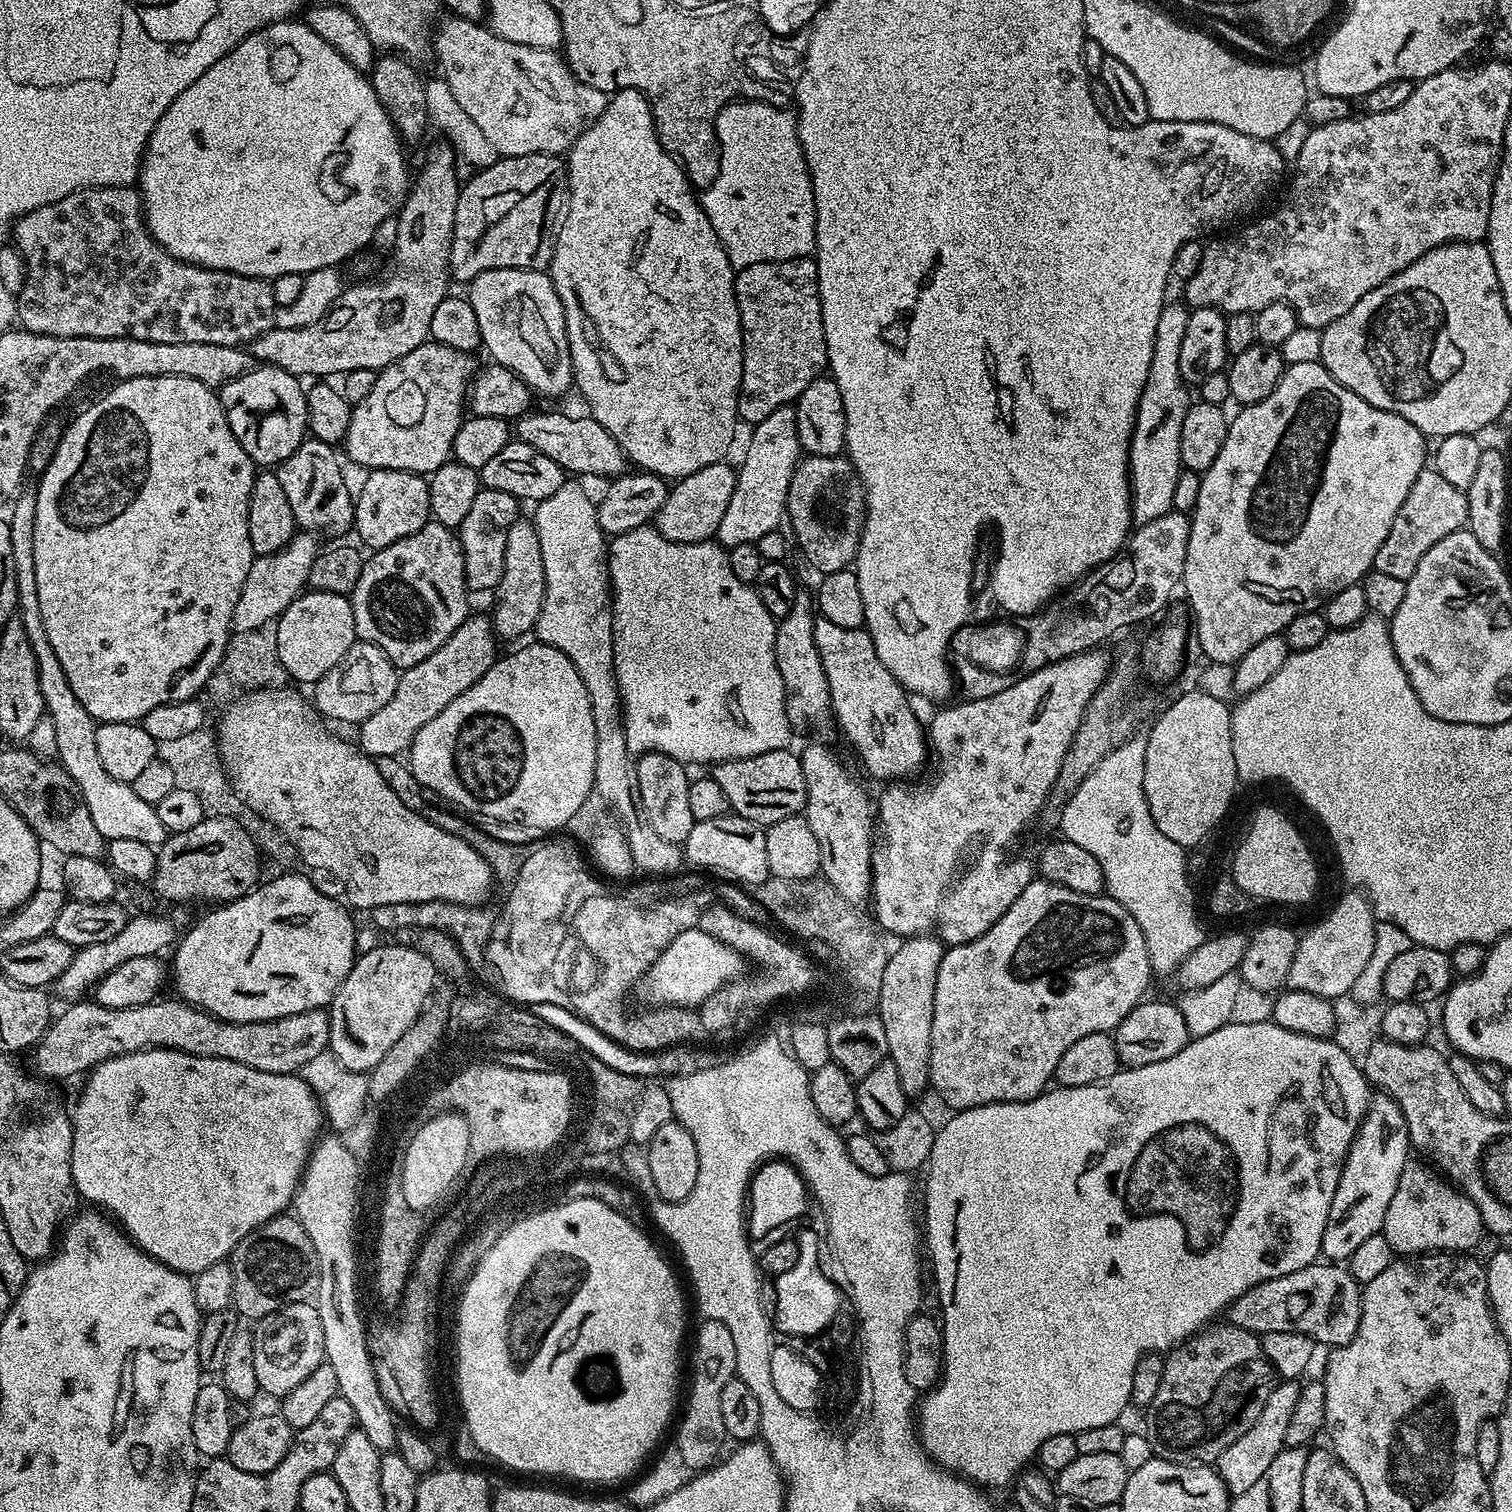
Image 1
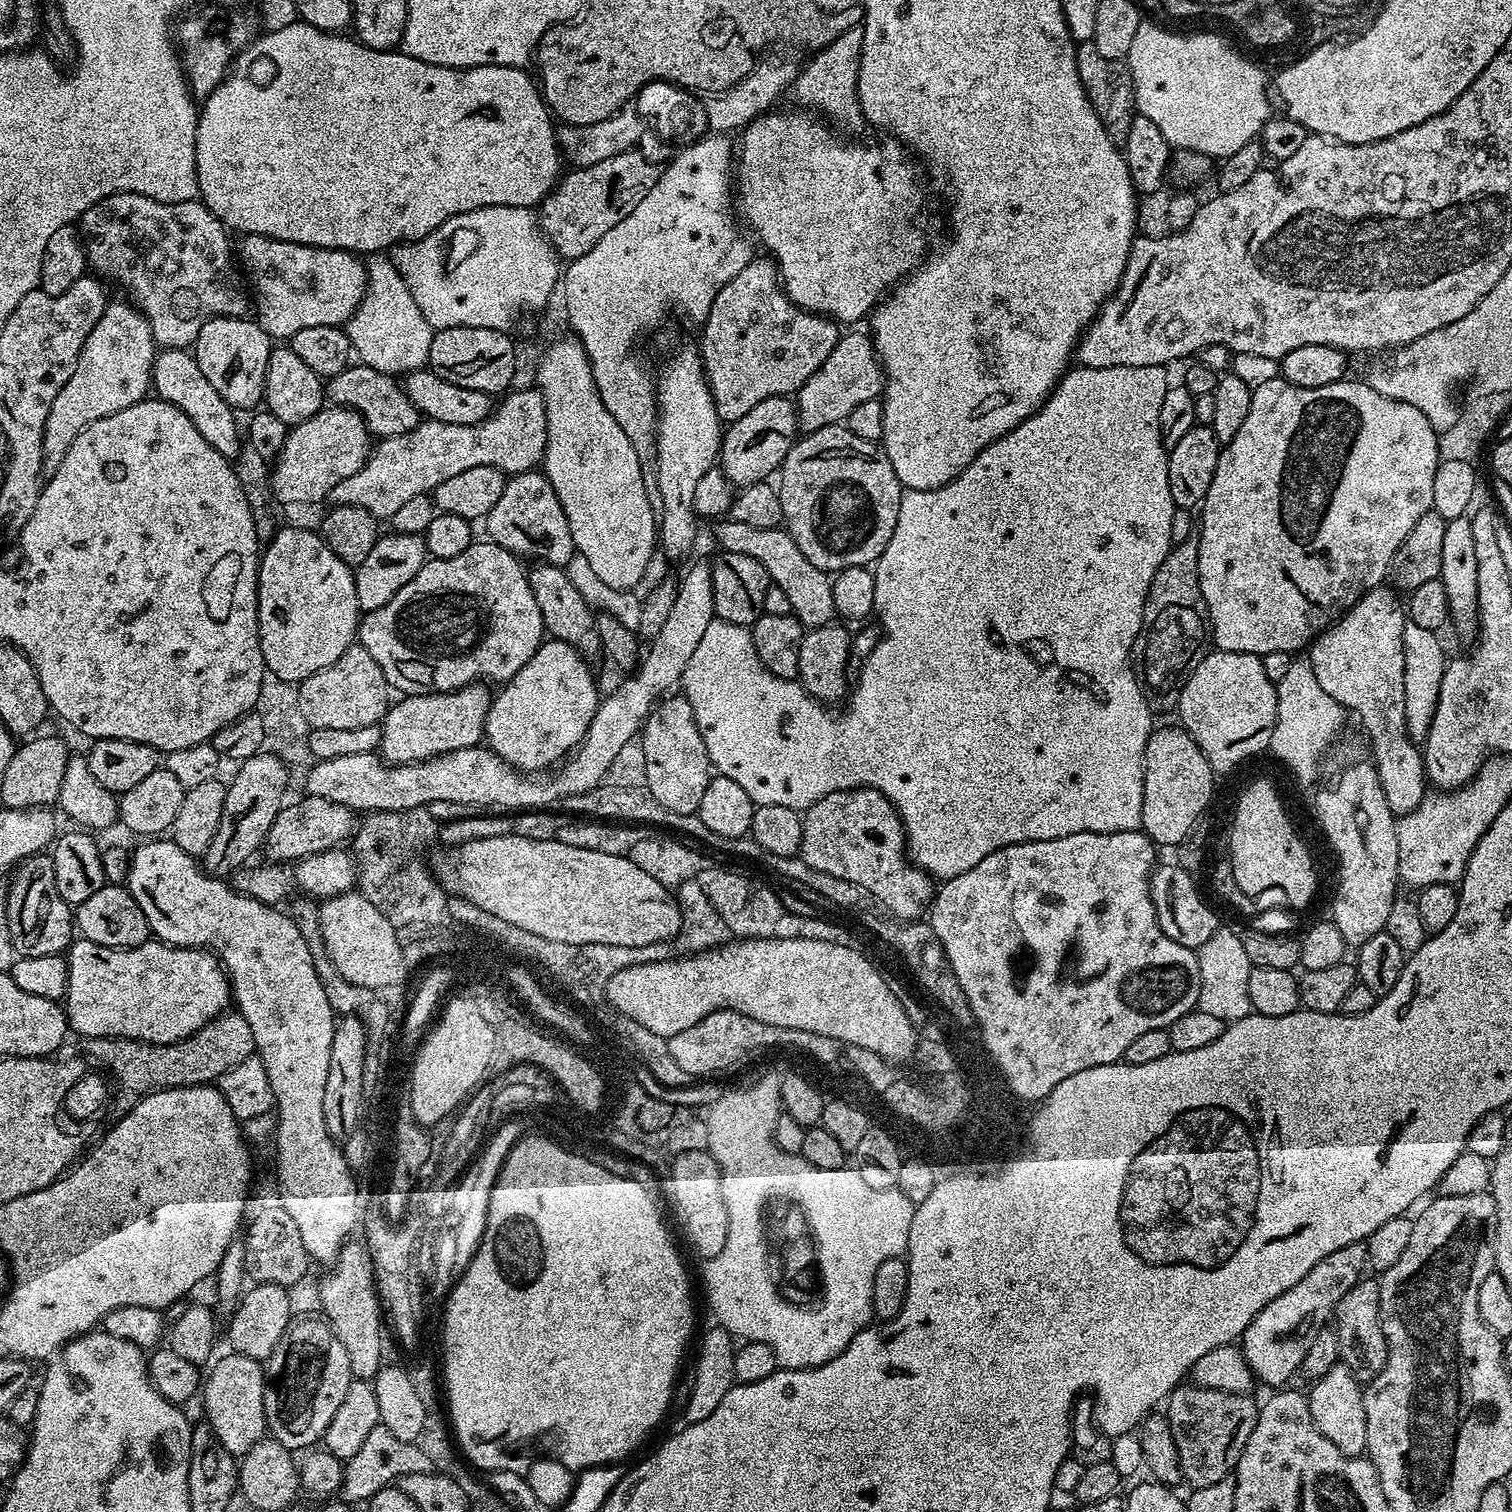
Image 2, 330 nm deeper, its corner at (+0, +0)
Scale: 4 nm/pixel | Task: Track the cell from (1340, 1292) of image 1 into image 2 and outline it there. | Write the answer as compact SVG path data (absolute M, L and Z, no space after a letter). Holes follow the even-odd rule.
M1361 1278L1341 1298L1334 1313L1336 1337L1340 1343L1340 1359L1361 1382L1373 1380L1386 1366L1388 1347L1380 1321L1380 1285L1375 1279Z

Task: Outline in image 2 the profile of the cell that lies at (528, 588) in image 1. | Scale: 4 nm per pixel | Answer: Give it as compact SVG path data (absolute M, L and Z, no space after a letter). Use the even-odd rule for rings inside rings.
M484 682L468 684L456 692L431 692L425 696L405 695L393 703L380 728L383 759L389 764L412 764L454 750L475 748L484 740L484 719L492 704L493 693Z

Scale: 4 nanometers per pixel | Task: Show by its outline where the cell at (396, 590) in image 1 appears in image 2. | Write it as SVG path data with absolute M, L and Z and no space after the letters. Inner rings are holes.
M472 543L455 558L425 560L422 570L418 570L386 606L361 615L359 647L370 650L370 658L382 666L389 685L400 694L425 696L431 692L456 692L477 682L506 682L534 658L544 643L542 610L538 610L538 602L534 602L528 572L520 565L523 563L502 546L483 543Z

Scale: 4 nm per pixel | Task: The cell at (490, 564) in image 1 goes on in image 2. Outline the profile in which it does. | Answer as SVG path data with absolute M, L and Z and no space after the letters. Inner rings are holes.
M540 470L515 473L505 483L502 498L498 498L498 502L494 502L494 506L484 517L482 527L488 531L487 539L491 543L502 546L507 552L513 552L517 558L529 556L532 562L566 566L570 563L572 557L577 555L574 538L570 534L570 522L566 522L562 502L558 502L558 494L554 494L554 486L550 486L550 482L544 477L543 471Z

